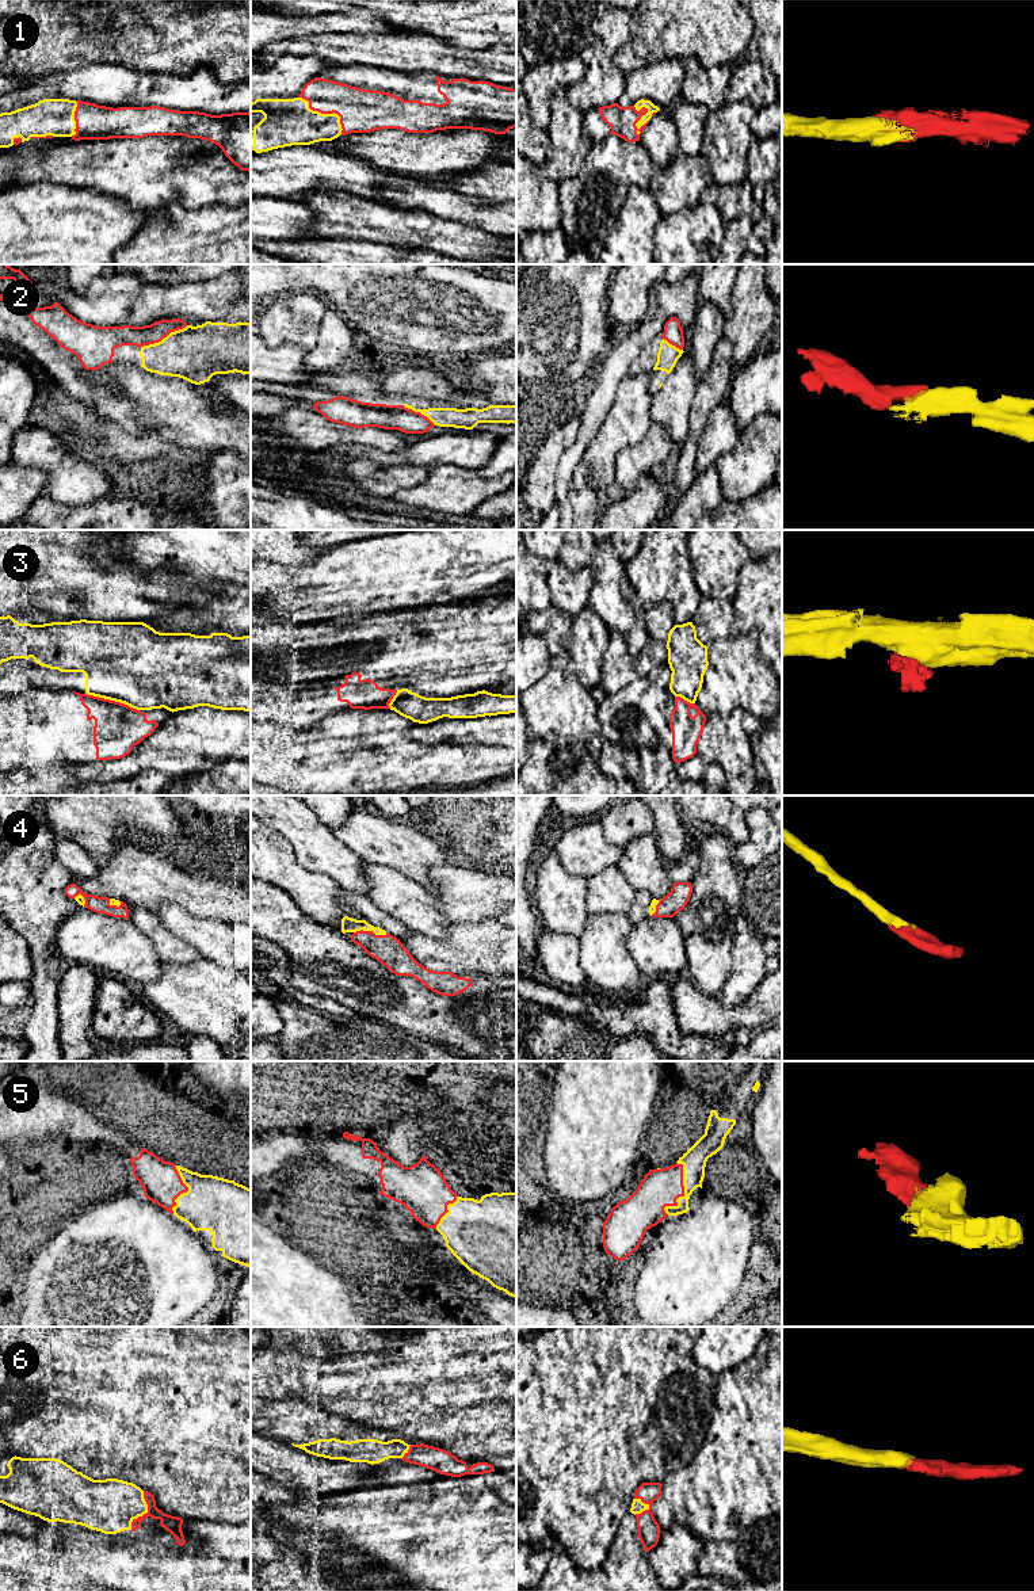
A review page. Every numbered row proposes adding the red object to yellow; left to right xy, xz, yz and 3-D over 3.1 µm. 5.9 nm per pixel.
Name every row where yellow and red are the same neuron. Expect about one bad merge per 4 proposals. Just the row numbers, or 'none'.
1, 2, 4, 5, 6

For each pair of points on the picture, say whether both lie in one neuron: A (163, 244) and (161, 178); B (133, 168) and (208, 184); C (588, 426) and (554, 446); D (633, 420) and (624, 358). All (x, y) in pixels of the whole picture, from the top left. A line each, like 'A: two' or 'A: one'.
A: two
B: one
C: two
D: two

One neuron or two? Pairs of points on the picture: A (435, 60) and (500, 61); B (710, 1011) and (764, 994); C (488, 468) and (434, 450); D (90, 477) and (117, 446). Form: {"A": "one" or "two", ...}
{"A": "one", "B": "one", "C": "two", "D": "two"}

